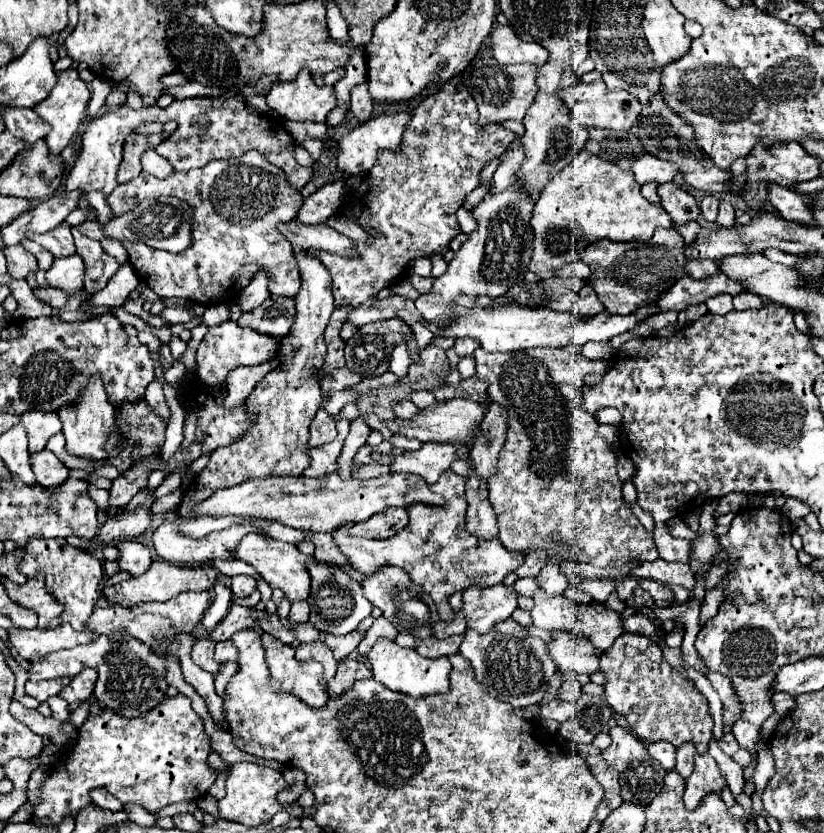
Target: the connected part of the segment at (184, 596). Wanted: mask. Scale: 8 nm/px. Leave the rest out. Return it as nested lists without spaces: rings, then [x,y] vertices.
[[[181,592],[179,596],[167,600],[167,602],[155,602],[155,604],[137,604],[133,606],[135,614],[141,612],[153,612],[169,618],[173,622],[175,632],[193,632],[197,630],[205,610],[209,608],[213,596],[211,592]]]

